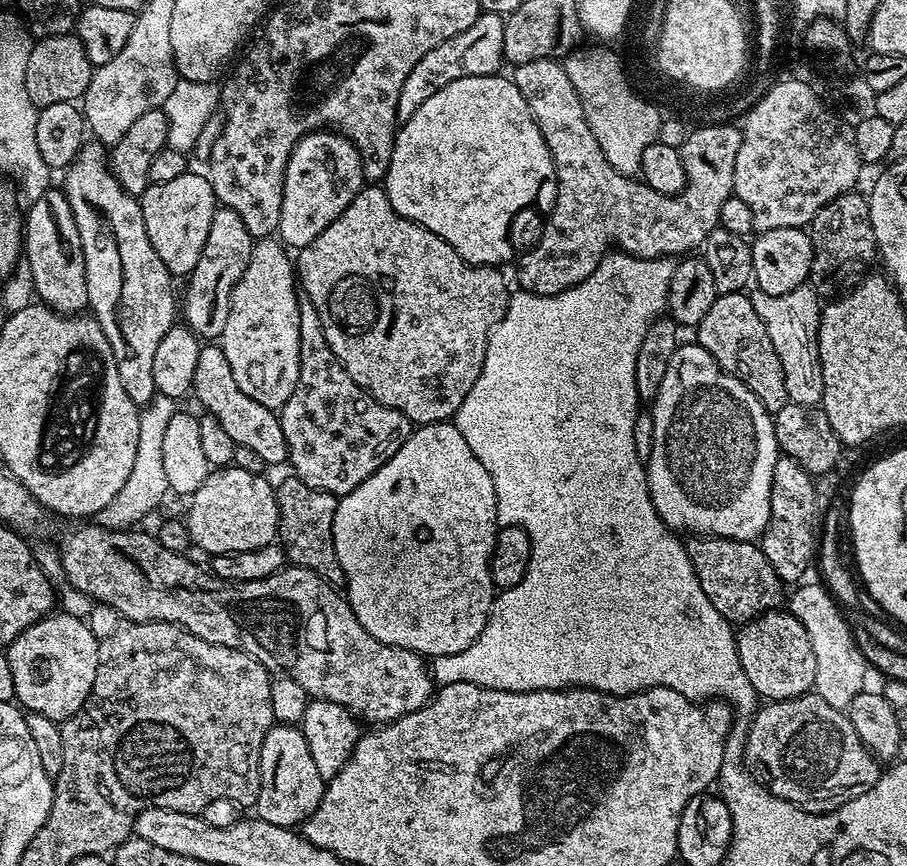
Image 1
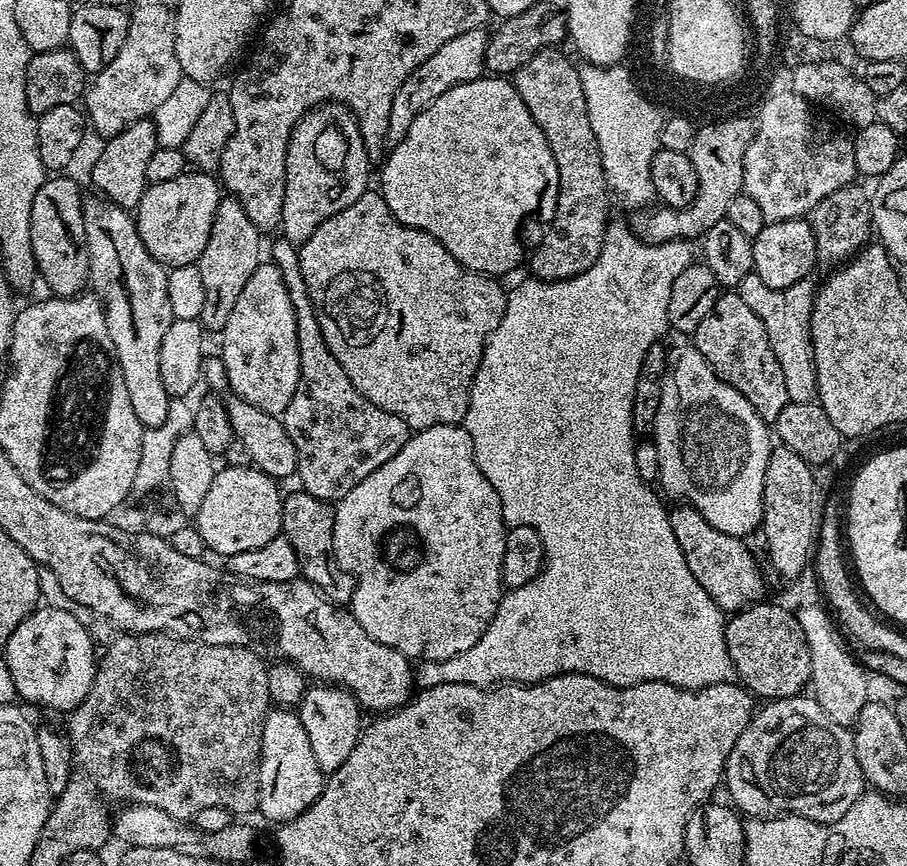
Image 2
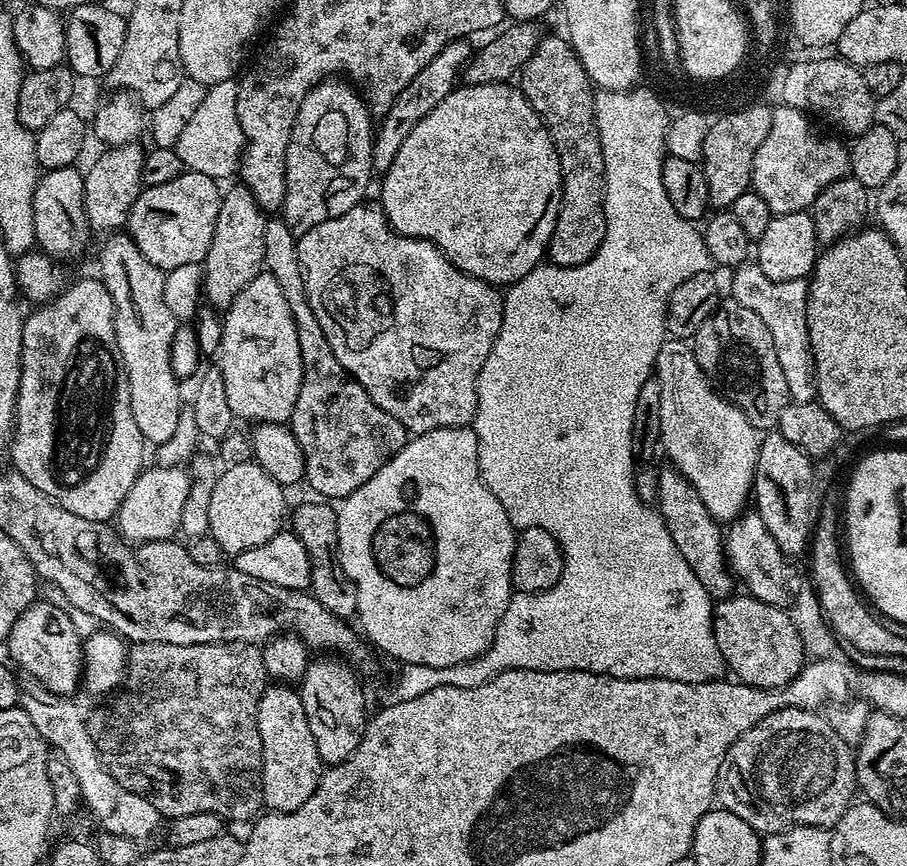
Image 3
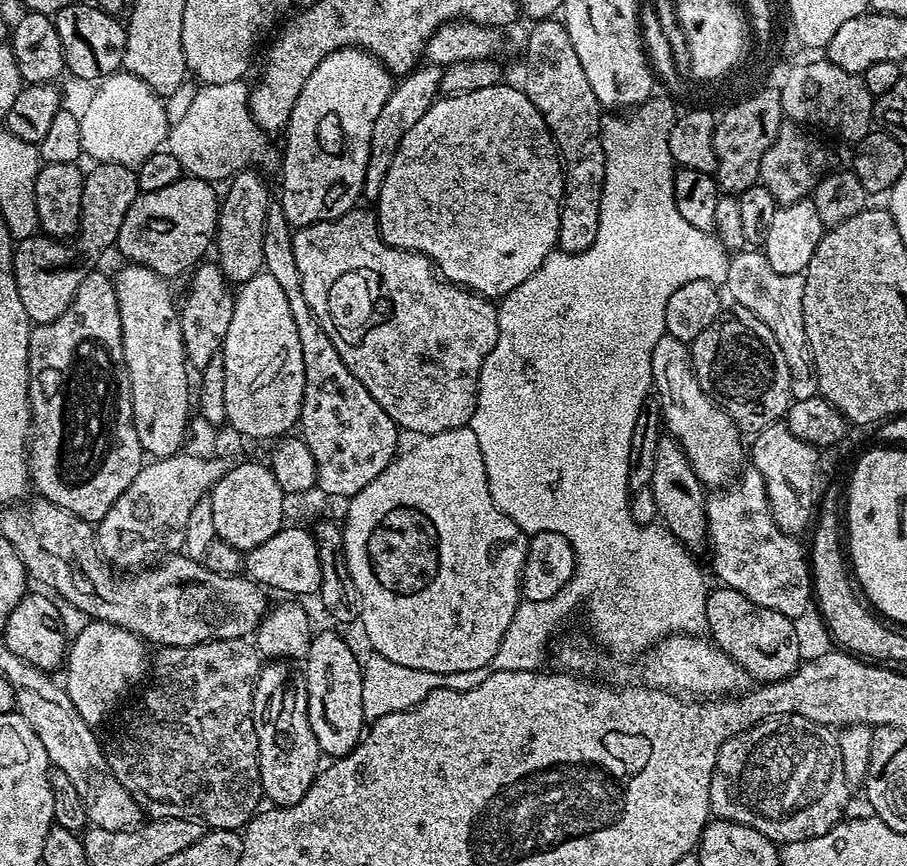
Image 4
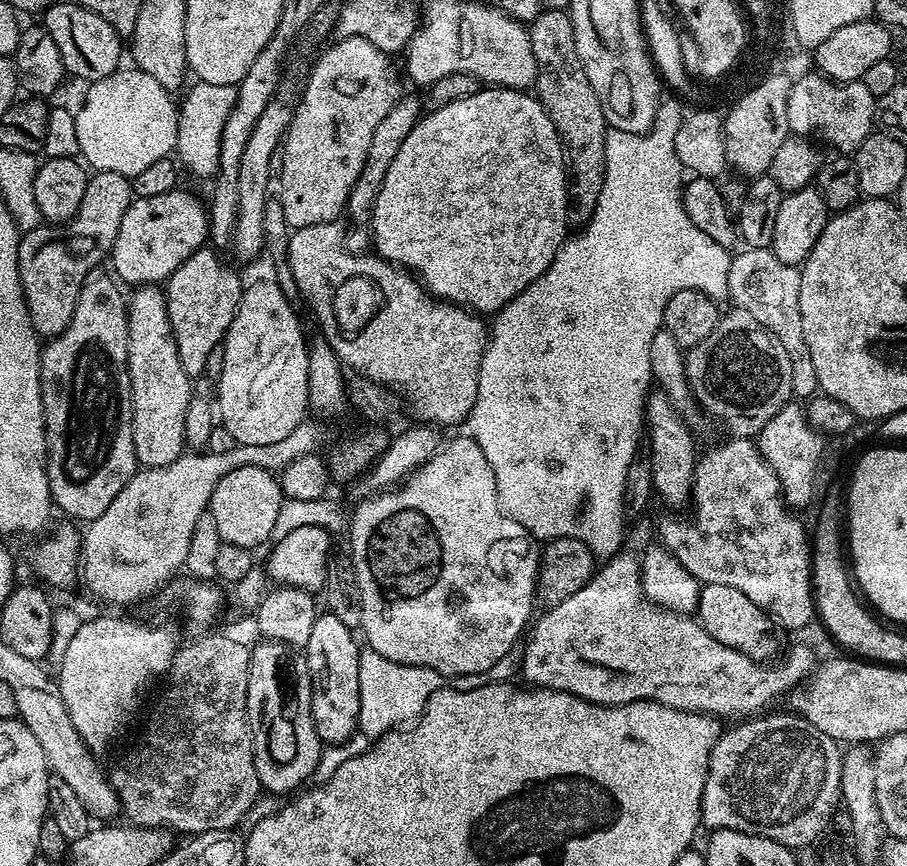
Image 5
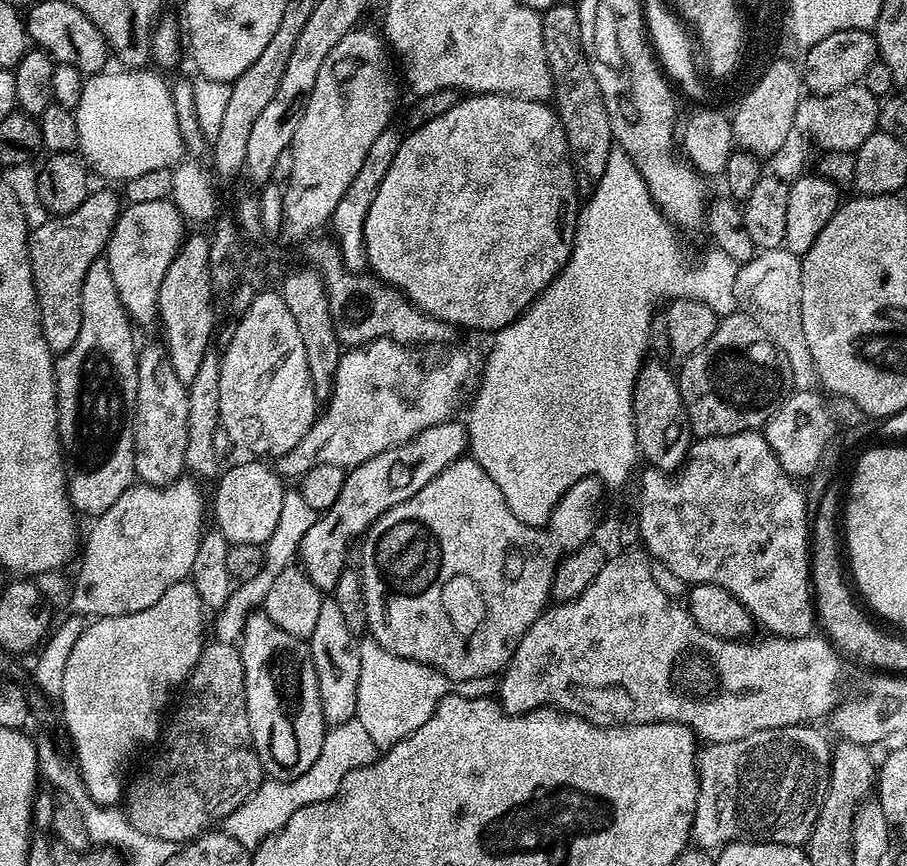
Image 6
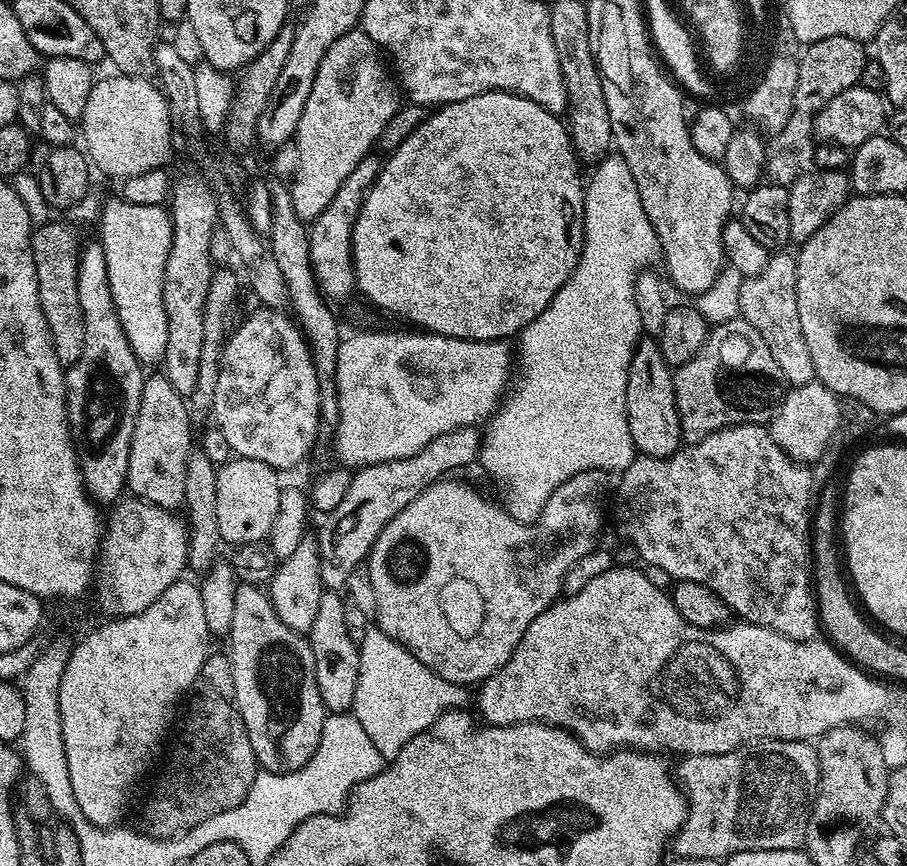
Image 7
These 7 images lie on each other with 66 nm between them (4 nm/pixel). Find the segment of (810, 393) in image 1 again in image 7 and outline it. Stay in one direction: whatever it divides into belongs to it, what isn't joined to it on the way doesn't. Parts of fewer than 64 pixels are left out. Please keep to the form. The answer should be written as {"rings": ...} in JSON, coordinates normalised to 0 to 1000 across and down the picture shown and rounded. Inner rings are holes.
{"rings":[[[856,289],[850,292],[845,309],[838,316],[824,320],[816,336],[816,365],[840,386],[845,400],[849,400],[849,409],[853,409],[853,416],[862,426],[865,440],[872,447],[879,448],[885,443],[892,443],[900,438],[897,418],[893,418],[893,404],[889,404],[889,390],[884,390],[884,372],[880,372],[880,312],[878,311],[878,296],[869,289]]]}

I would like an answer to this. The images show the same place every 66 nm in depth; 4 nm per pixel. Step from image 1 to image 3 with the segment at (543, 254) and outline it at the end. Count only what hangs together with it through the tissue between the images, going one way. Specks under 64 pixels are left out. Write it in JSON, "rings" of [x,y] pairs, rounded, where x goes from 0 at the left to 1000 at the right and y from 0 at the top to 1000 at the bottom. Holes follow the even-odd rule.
{"rings":[[[601,40],[595,45],[589,62],[584,62],[584,67],[571,84],[571,100],[604,148],[604,154],[617,184],[617,200],[622,211],[622,221],[617,223],[615,252],[611,261],[611,270],[604,281],[602,296],[616,309],[632,309],[649,300],[659,289],[666,274],[666,179],[657,144],[655,98],[646,85],[637,62],[631,57],[630,50],[621,40],[617,42]],[[832,118],[822,125],[799,128],[794,134],[795,139],[786,137],[781,144],[774,193],[783,215],[783,236],[786,241],[806,241],[809,229],[826,221],[831,178],[836,178],[836,169],[840,169],[845,155],[849,155],[851,140],[851,125],[840,119]]]}

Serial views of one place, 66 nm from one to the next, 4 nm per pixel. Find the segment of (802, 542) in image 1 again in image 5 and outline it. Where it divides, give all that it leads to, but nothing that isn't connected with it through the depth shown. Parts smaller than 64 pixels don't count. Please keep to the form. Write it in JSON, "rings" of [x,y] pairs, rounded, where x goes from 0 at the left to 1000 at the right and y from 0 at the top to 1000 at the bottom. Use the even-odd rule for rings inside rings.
{"rings":[[[878,464],[864,468],[845,492],[840,492],[836,505],[836,516],[840,529],[853,543],[860,554],[860,565],[870,587],[883,589],[901,572],[897,561],[899,544],[902,543],[903,529],[910,513],[910,505],[891,485],[891,477]]]}

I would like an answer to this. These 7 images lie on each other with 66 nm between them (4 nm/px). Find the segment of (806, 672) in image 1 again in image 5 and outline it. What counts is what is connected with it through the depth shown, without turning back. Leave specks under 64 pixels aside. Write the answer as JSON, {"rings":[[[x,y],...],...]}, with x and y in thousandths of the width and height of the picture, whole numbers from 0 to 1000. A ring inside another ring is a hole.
{"rings":[[[775,676],[772,681],[770,718],[783,732],[783,737],[792,737],[796,746],[805,746],[805,751],[814,751],[814,755],[822,755],[822,760],[851,764],[867,748],[865,731],[856,719],[856,715],[845,709],[845,704],[831,700],[831,695],[827,695],[822,686],[809,681],[809,677]]]}

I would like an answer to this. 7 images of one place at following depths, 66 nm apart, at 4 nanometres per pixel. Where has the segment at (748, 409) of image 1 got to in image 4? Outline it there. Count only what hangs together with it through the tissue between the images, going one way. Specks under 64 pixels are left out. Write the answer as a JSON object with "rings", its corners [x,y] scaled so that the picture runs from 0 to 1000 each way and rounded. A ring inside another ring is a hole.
{"rings":[[[735,386],[728,391],[719,410],[719,442],[735,502],[750,512],[772,558],[785,566],[799,562],[821,535],[822,513],[816,509],[818,497],[805,478],[793,471],[781,458],[778,450],[774,450],[767,428],[763,426],[760,398]]]}

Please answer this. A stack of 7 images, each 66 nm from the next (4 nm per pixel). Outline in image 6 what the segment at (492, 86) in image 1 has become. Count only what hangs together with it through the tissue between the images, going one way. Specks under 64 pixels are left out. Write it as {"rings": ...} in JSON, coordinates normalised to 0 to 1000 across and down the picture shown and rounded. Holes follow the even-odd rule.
{"rings":[[[520,109],[508,113],[499,125],[492,127],[492,132],[479,136],[479,141],[455,148],[449,156],[442,161],[439,178],[434,178],[434,187],[430,187],[430,196],[426,196],[421,215],[417,215],[417,224],[412,224],[408,247],[404,247],[401,293],[405,308],[424,328],[438,333],[461,358],[486,370],[488,374],[497,374],[503,381],[521,379],[525,383],[546,386],[559,374],[567,373],[591,348],[595,336],[622,311],[622,304],[631,292],[631,276],[635,273],[637,253],[637,204],[626,179],[622,147],[612,128],[594,115],[577,115],[570,111],[550,109]]]}

